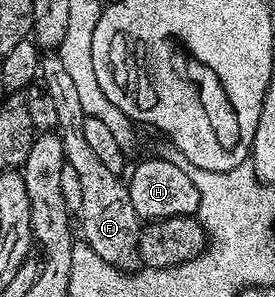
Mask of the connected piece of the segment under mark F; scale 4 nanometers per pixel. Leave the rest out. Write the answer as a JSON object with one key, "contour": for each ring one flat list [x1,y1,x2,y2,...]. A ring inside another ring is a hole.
{"contour":[[49,52,42,57,40,77,53,95,58,108,57,127,64,144,66,163,75,168,75,172,79,173,79,180,82,181,83,204,79,211,82,239,105,263,132,272,141,264,138,248,142,227,131,201,128,183,123,178,120,179,121,176,116,171,108,168,88,143,83,129,88,115,83,112,80,95,64,67,60,53]]}

